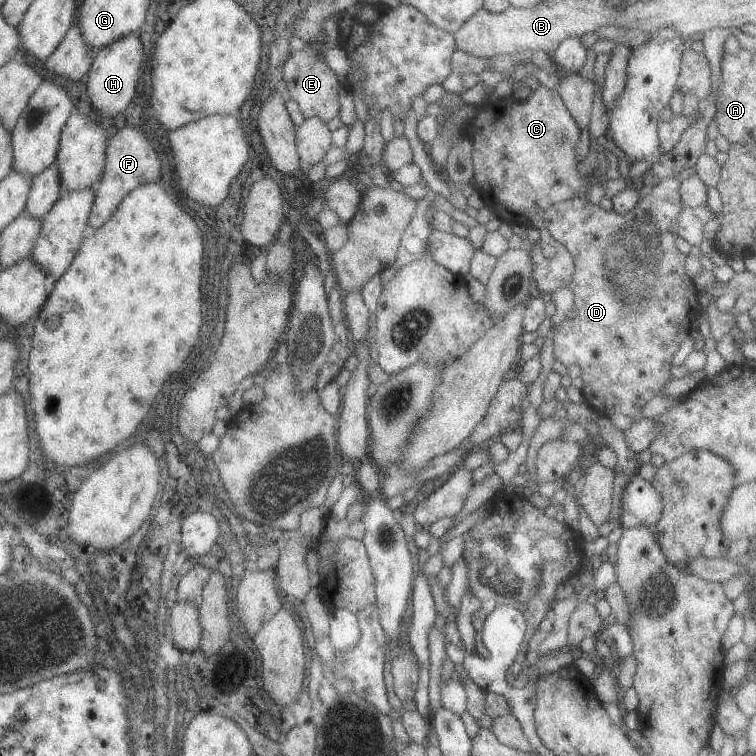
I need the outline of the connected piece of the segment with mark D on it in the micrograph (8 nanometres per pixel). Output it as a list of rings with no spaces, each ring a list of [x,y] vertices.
[[[677,177],[663,178],[661,181],[653,184],[653,188],[641,197],[639,202],[631,208],[625,214],[618,214],[612,209],[609,211],[599,208],[598,205],[591,204],[585,197],[574,198],[551,204],[549,208],[543,210],[541,220],[543,222],[544,230],[555,240],[559,242],[559,245],[563,245],[564,248],[571,254],[574,263],[574,272],[571,276],[569,286],[571,293],[573,294],[573,308],[565,314],[565,318],[559,322],[558,326],[555,326],[553,330],[553,336],[551,336],[553,346],[553,358],[555,361],[560,362],[564,368],[571,365],[579,367],[581,371],[580,382],[581,392],[583,395],[583,403],[594,411],[598,417],[608,417],[609,415],[620,413],[623,416],[633,417],[633,415],[641,409],[641,406],[660,394],[661,389],[665,386],[665,382],[672,376],[669,374],[671,368],[671,360],[673,354],[675,355],[678,347],[685,336],[692,336],[690,334],[689,327],[693,320],[696,319],[701,312],[698,305],[698,292],[692,283],[692,280],[686,276],[684,272],[685,255],[680,254],[677,248],[674,246],[674,241],[677,238],[675,234],[676,223],[675,220],[681,211],[682,205],[678,194],[680,186],[680,180]]]

